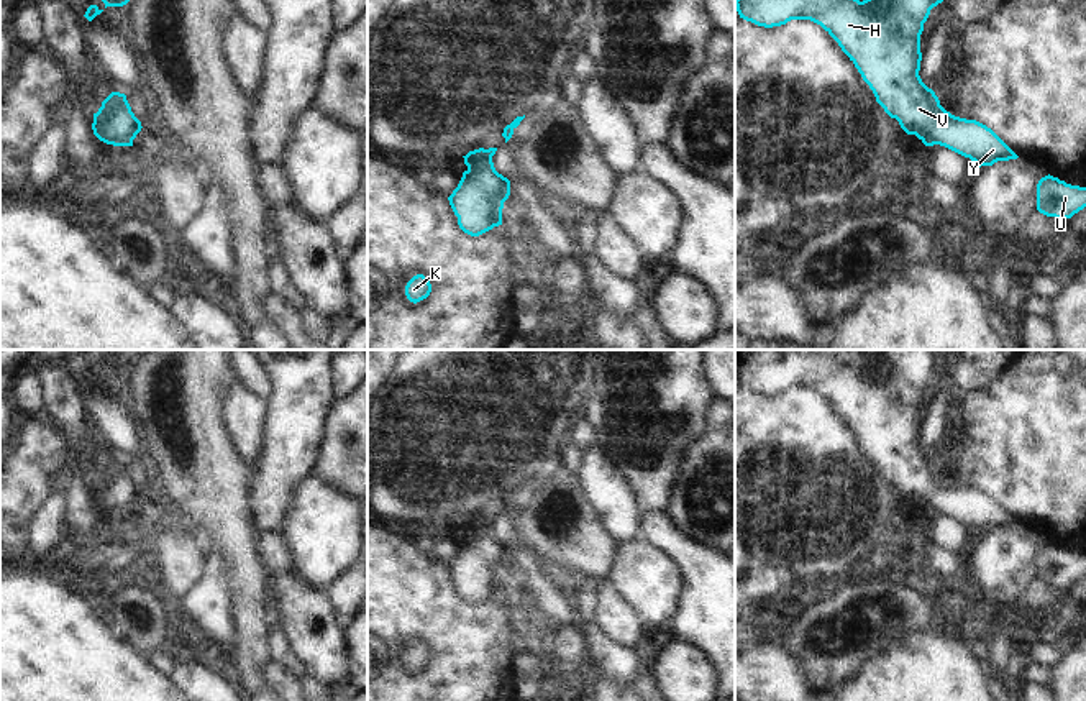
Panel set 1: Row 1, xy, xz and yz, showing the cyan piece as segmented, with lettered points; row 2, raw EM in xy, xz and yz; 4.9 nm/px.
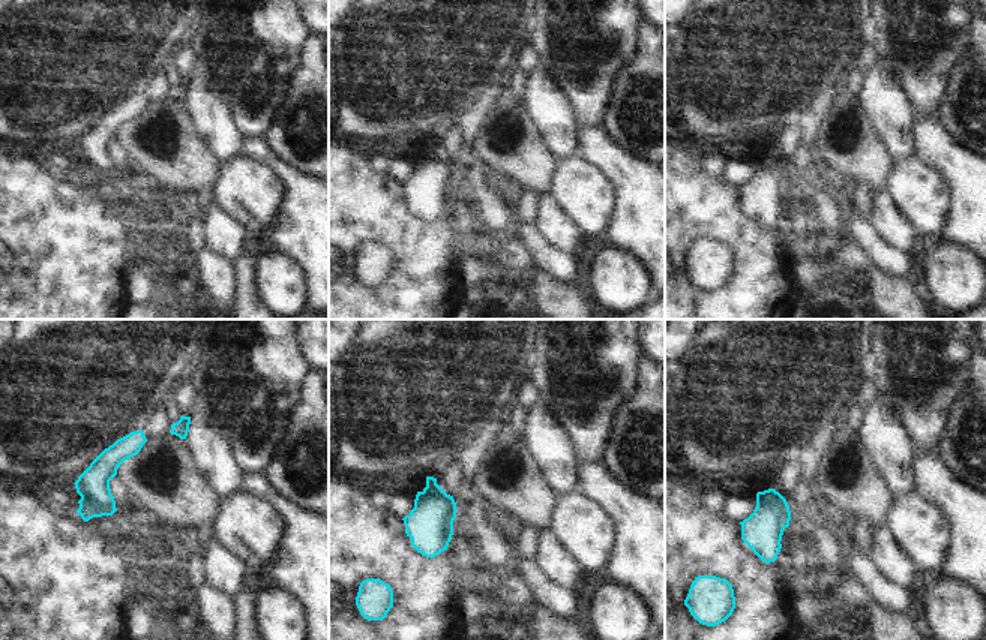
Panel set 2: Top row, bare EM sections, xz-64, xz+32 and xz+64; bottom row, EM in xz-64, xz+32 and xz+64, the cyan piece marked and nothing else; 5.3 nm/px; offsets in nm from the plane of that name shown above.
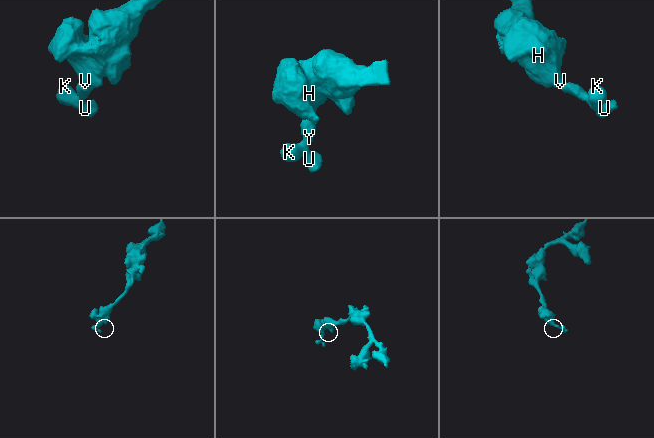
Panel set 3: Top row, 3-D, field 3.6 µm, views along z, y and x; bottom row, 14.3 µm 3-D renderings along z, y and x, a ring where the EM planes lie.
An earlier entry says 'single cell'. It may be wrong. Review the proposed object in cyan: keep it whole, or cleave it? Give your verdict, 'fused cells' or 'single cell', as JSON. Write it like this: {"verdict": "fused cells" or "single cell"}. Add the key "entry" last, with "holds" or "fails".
{"verdict": "single cell", "entry": "holds"}

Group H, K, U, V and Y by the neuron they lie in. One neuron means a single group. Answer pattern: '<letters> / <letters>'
H K U V Y

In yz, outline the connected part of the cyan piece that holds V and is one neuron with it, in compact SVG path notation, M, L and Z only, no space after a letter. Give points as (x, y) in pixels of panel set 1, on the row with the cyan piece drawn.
M735 0L740 18L758 26L773 28L791 20L810 20L820 25L850 57L863 80L873 90L876 102L884 112L896 118L907 135L915 135L925 146L940 144L981 166L992 166L997 161L1017 159L1019 156L986 125L951 115L942 105L932 89L920 76L920 34L930 10L943 0Z

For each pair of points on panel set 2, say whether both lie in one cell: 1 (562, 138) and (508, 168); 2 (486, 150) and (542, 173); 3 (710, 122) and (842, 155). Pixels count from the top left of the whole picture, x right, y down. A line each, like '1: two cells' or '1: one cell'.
1: two cells
2: one cell
3: two cells

